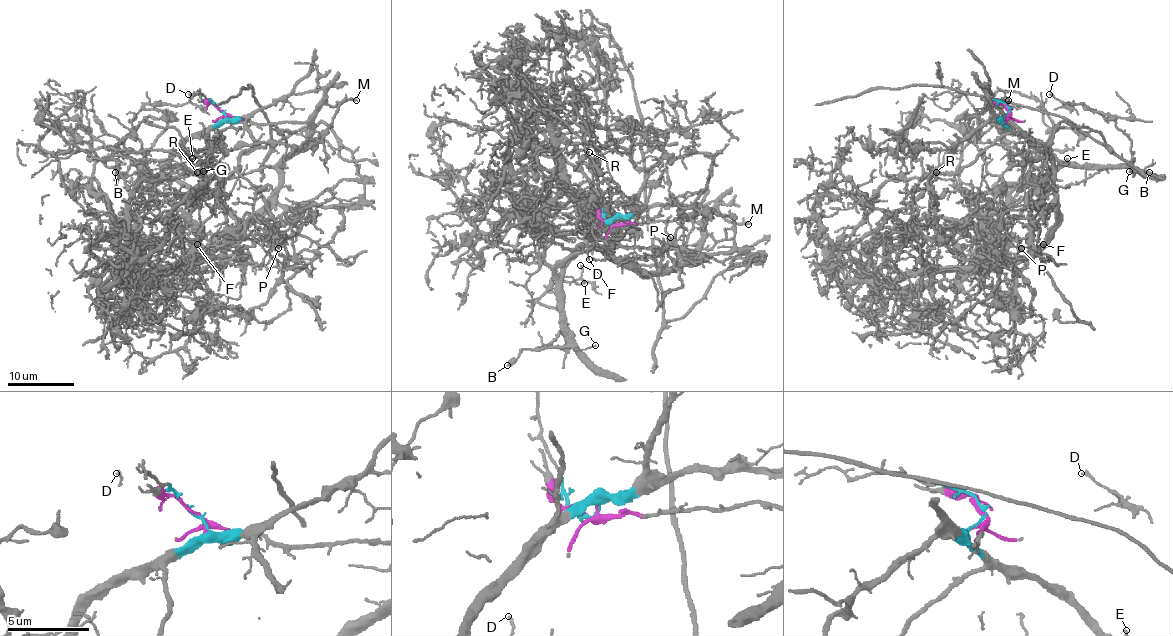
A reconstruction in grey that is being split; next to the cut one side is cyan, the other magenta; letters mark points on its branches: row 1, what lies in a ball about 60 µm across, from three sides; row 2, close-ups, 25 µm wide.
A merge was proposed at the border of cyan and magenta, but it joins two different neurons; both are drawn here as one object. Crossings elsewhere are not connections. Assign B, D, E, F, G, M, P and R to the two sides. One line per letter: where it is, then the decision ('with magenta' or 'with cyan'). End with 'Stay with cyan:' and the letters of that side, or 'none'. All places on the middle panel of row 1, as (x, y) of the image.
B: (507, 365) | with cyan
D: (580, 265) | with cyan
E: (584, 283) | with cyan
F: (589, 259) | with magenta
G: (595, 345) | with cyan
M: (748, 224) | with magenta
P: (670, 237) | with magenta
R: (589, 152) | with cyan
Stay with cyan: B, D, E, G, R

